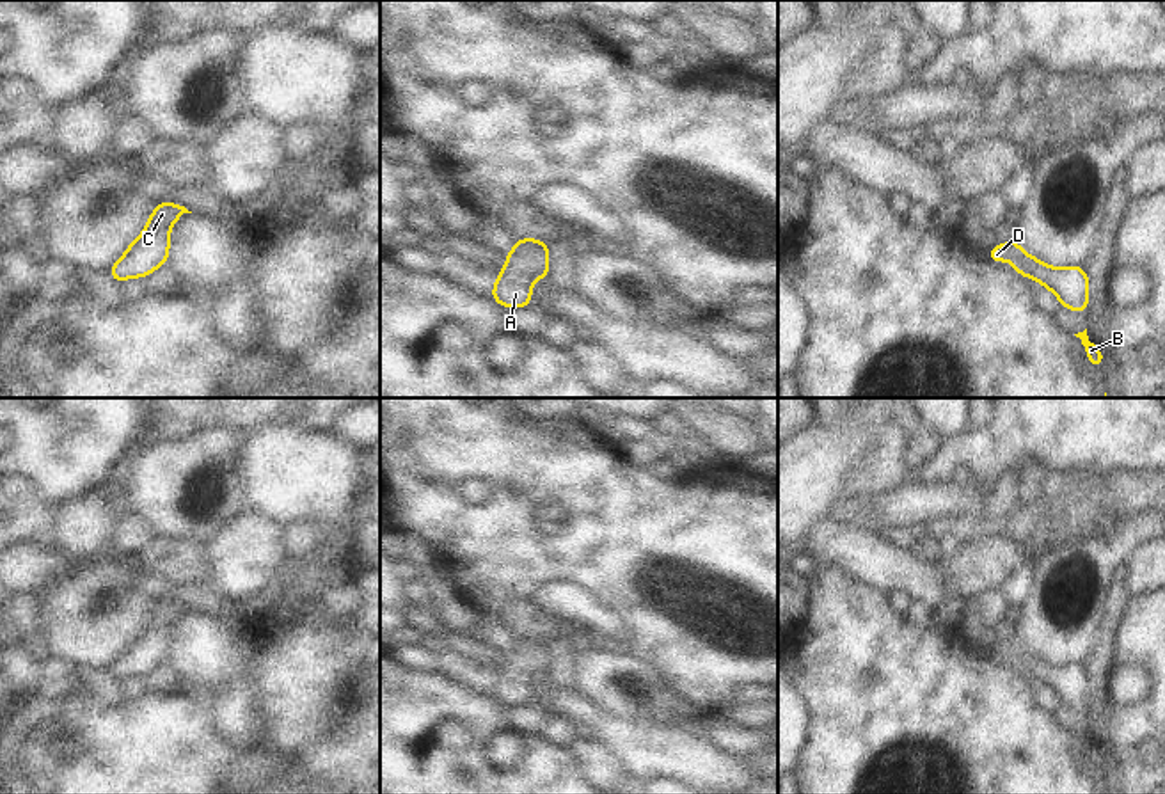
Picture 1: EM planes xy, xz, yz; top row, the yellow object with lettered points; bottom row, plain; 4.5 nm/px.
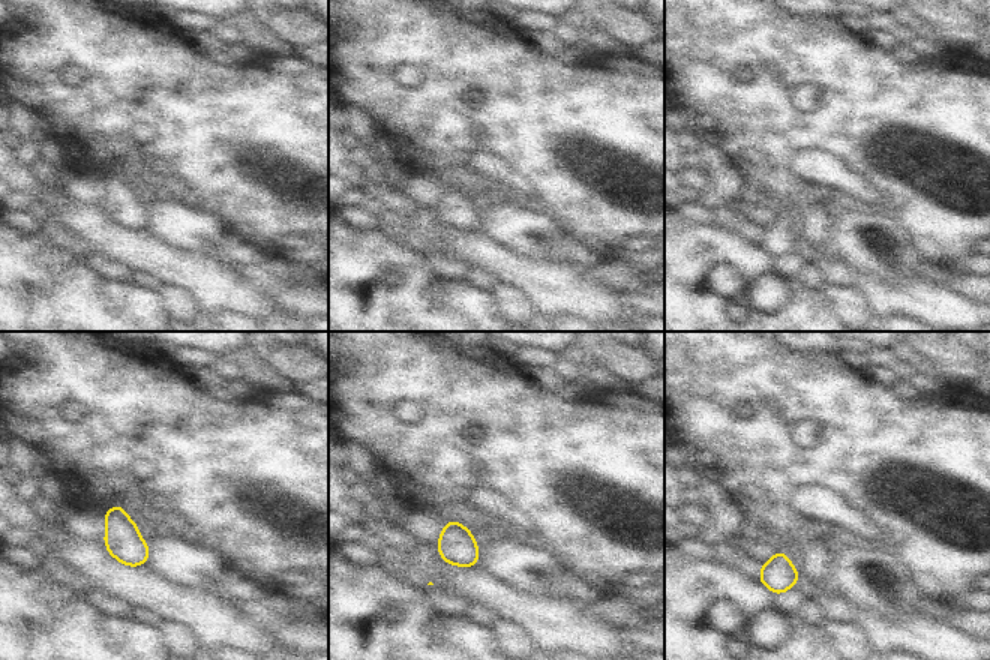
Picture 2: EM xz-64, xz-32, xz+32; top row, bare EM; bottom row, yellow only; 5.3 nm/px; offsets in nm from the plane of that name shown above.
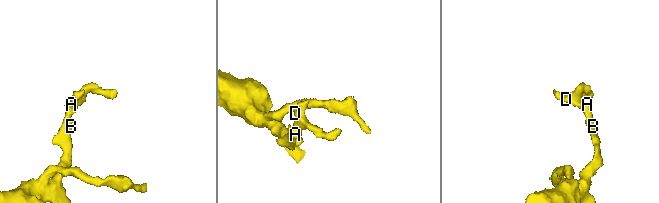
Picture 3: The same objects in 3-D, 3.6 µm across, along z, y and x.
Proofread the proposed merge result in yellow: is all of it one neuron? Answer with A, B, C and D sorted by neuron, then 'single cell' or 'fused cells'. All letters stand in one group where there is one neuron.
A B C D | single cell

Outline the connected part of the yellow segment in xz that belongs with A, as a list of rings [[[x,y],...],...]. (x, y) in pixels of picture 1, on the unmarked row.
[[[533,636],[515,638],[506,654],[506,664],[499,670],[492,695],[506,705],[526,705],[531,702],[531,679],[545,677],[549,670],[549,643]]]

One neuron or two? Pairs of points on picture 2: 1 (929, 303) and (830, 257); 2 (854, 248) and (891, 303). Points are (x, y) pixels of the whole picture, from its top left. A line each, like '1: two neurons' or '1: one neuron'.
1: one neuron
2: two neurons

